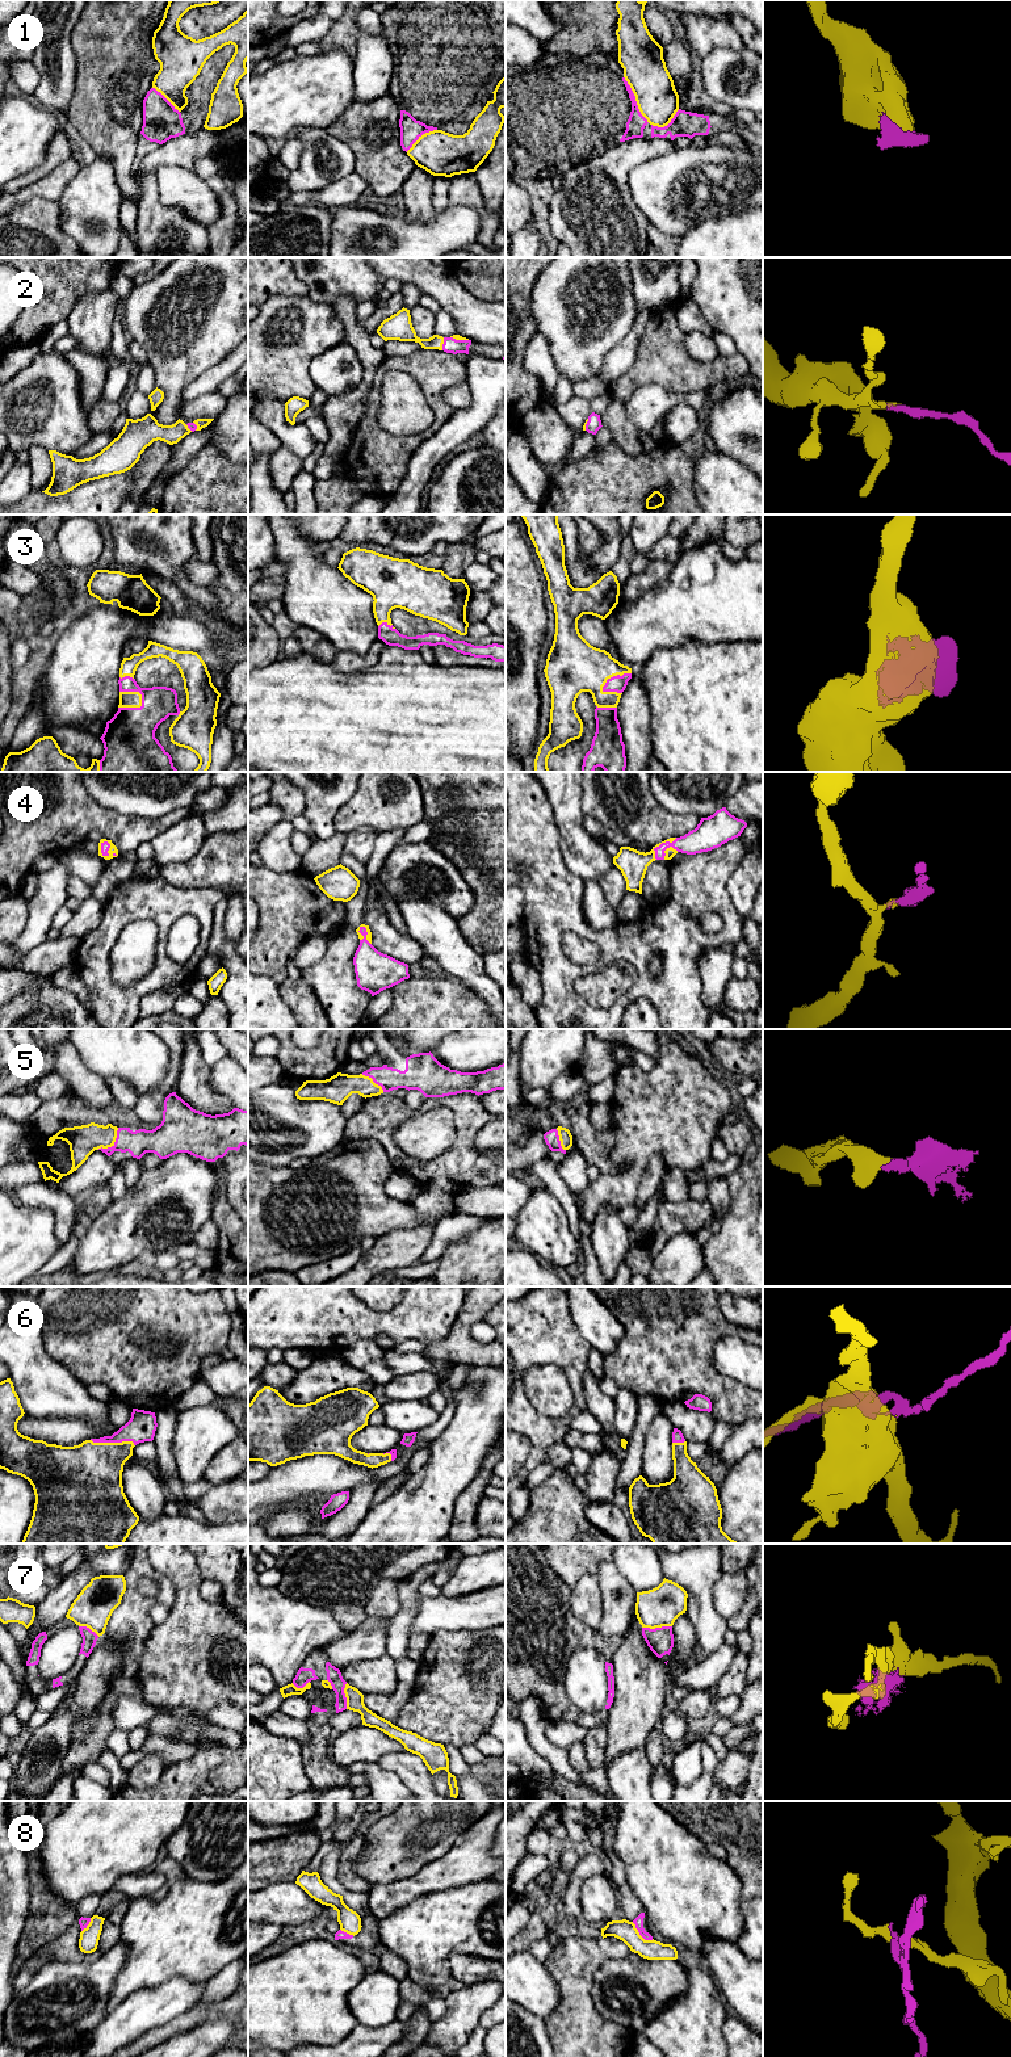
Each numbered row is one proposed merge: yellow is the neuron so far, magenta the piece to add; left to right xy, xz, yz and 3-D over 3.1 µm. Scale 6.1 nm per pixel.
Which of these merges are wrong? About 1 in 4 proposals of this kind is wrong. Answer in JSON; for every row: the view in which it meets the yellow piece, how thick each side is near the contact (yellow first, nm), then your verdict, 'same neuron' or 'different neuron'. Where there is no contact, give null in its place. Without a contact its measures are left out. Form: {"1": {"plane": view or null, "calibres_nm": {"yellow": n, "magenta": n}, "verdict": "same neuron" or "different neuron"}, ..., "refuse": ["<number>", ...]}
{"1": {"plane": "yz", "calibres_nm": {"yellow": 260, "magenta": 120}, "verdict": "different neuron"}, "2": {"plane": "xz", "calibres_nm": {"yellow": 120, "magenta": 100}, "verdict": "same neuron"}, "3": {"plane": "xy", "calibres_nm": {"yellow": 100, "magenta": 320}, "verdict": "same neuron"}, "4": {"plane": "xy", "calibres_nm": {"yellow": 50, "magenta": 60}, "verdict": "same neuron"}, "5": {"plane": "xy", "calibres_nm": {"yellow": 180, "magenta": 150}, "verdict": "same neuron"}, "6": {"plane": "xy", "calibres_nm": {"yellow": 400, "magenta": 170}, "verdict": "same neuron"}, "7": {"plane": "yz", "calibres_nm": {"yellow": 240, "magenta": 160}, "verdict": "different neuron"}, "8": {"plane": "yz", "calibres_nm": {"yellow": 130, "magenta": 60}, "verdict": "different neuron"}, "refuse": ["1", "7", "8"]}

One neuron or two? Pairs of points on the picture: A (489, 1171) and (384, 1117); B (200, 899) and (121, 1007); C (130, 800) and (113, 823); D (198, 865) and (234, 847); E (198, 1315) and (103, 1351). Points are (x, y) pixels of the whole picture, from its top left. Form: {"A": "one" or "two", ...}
{"A": "one", "B": "one", "C": "two", "D": "one", "E": "one"}

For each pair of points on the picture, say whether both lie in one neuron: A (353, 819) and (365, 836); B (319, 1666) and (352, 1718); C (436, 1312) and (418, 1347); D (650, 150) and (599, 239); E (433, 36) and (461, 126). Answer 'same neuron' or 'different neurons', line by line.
A: different neurons
B: different neurons
C: different neurons
D: same neuron
E: same neuron

